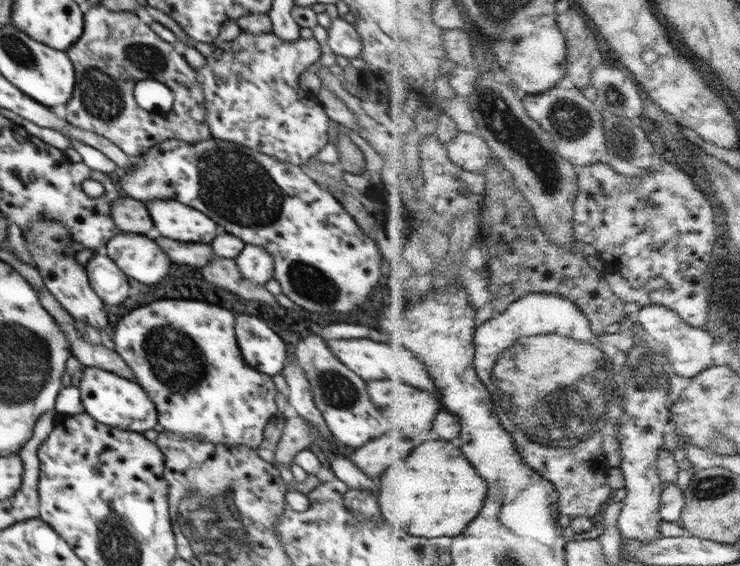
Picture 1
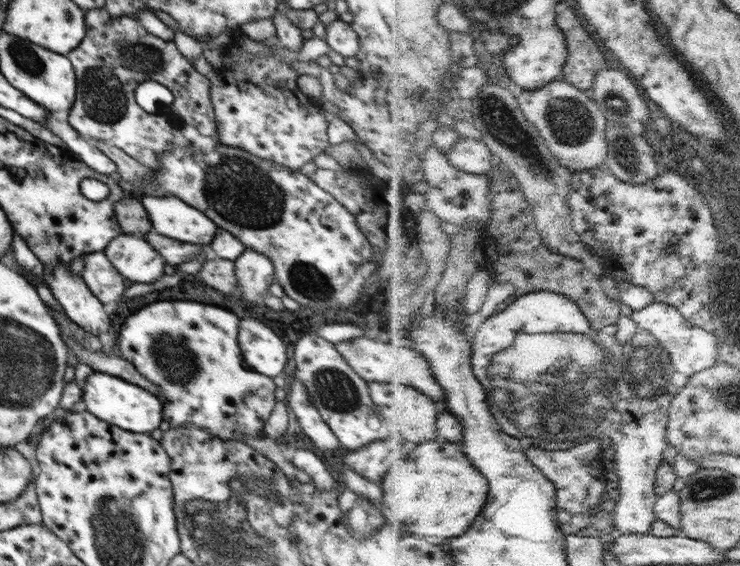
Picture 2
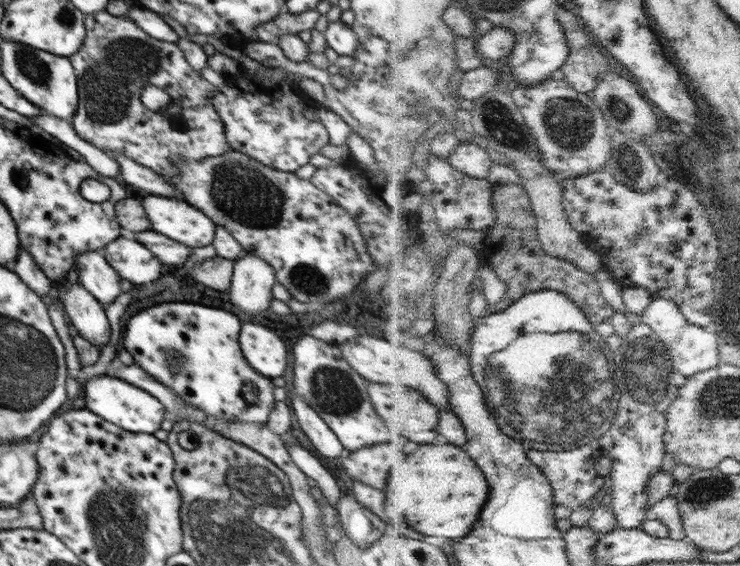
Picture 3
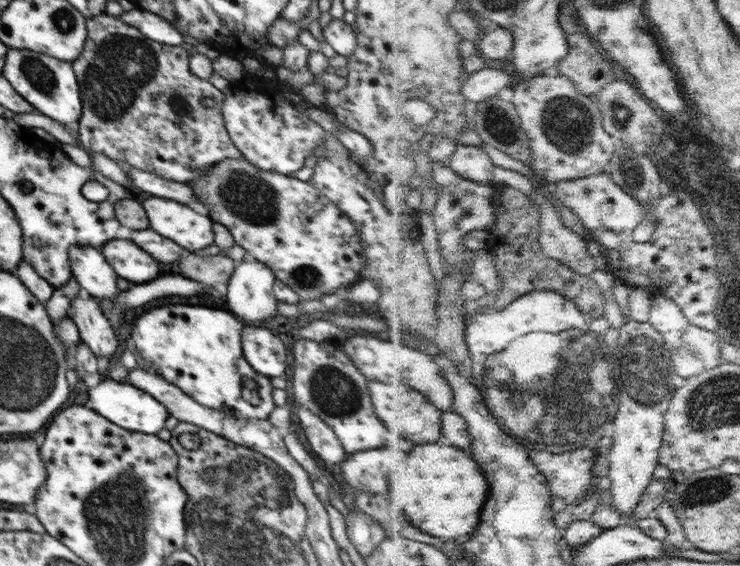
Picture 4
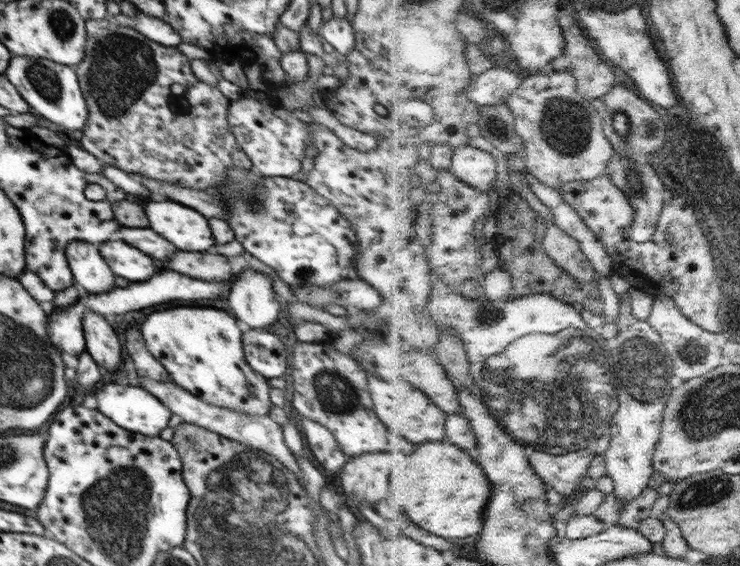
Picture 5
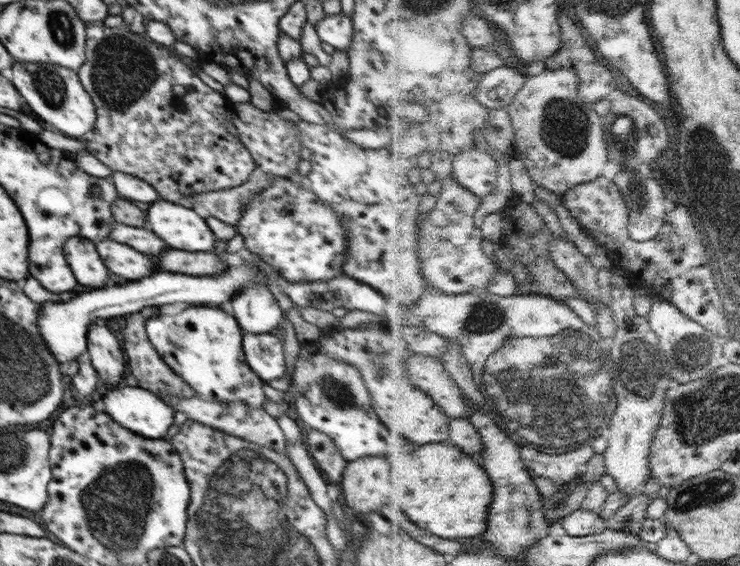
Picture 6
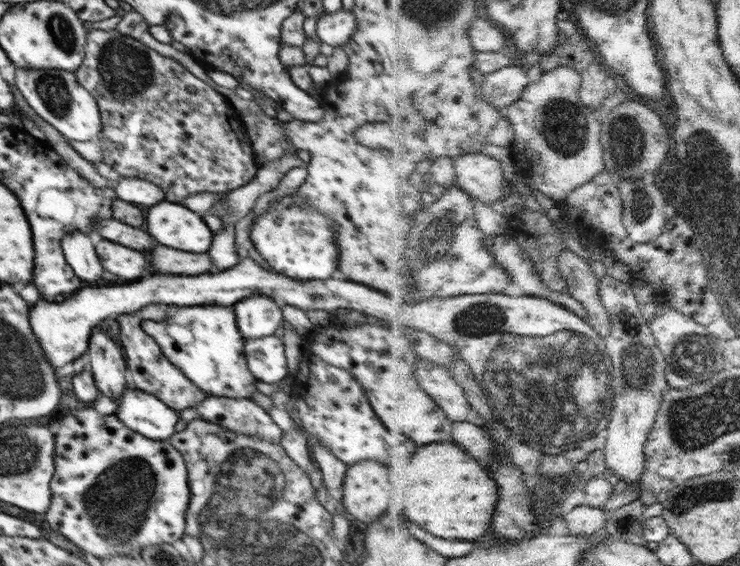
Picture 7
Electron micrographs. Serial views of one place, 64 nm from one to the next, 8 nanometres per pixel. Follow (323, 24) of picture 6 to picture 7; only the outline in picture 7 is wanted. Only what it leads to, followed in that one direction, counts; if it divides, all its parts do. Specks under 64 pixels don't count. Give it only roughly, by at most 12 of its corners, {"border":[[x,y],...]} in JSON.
{"border":[[352,10],[323,14],[320,42],[343,47],[356,32]]}

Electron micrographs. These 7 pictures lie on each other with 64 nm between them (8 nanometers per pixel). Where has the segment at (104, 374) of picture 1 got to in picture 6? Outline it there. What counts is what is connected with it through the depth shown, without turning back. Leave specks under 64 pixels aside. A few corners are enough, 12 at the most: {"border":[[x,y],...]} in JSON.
{"border":[[108,389],[104,412],[120,426],[162,439],[175,410],[148,389]]}

